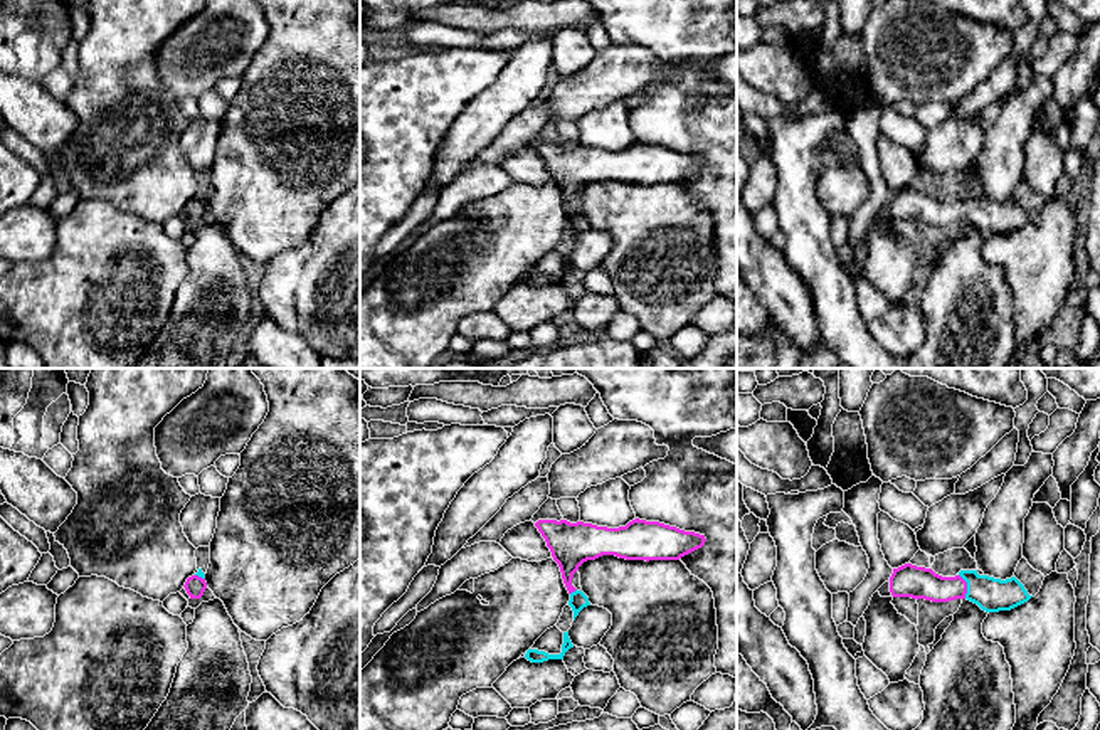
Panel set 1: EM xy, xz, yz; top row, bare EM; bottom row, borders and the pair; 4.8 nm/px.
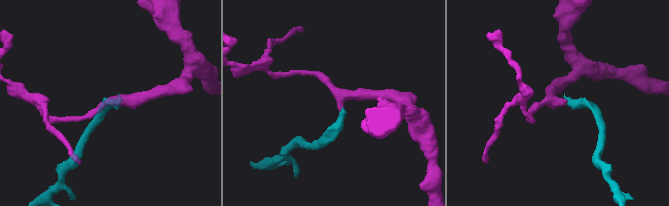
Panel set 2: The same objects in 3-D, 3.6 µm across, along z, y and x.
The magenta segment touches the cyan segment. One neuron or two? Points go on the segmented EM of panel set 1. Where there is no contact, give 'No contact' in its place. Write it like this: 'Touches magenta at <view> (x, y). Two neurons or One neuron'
Touches magenta at yz (966, 586). One neuron

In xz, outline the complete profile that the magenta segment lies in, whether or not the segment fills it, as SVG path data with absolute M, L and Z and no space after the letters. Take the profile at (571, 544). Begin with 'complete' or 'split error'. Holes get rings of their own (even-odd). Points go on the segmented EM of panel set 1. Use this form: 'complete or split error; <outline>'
split error; M639 518L619 528L567 520L538 520L535 526L560 567L570 594L569 606L574 611L574 621L584 607L590 606L589 597L572 585L574 574L584 562L602 555L646 562L680 560L706 542L705 535Z

